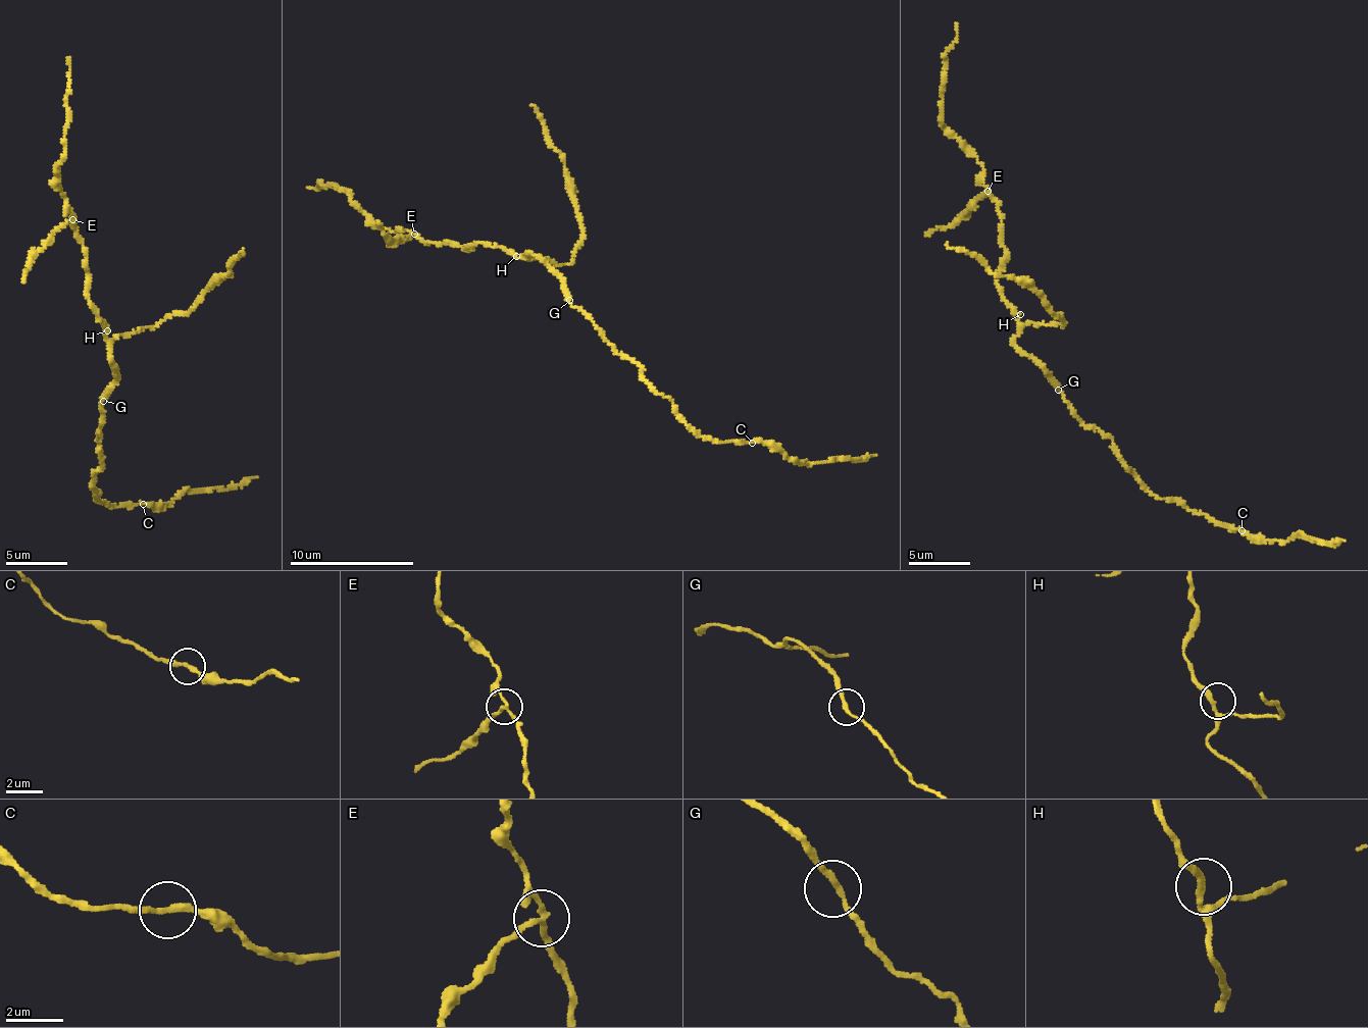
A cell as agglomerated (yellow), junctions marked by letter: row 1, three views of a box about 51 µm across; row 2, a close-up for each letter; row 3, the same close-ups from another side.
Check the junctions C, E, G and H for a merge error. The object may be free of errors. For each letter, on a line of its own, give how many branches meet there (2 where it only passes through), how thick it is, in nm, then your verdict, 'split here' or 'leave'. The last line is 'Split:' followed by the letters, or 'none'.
C: branches 2; calibre 200 nm; leave
E: branches 3; calibre 160 nm; split here
G: branches 2; calibre 190 nm; leave
H: branches 3; calibre 170 nm; leave
Split: E

